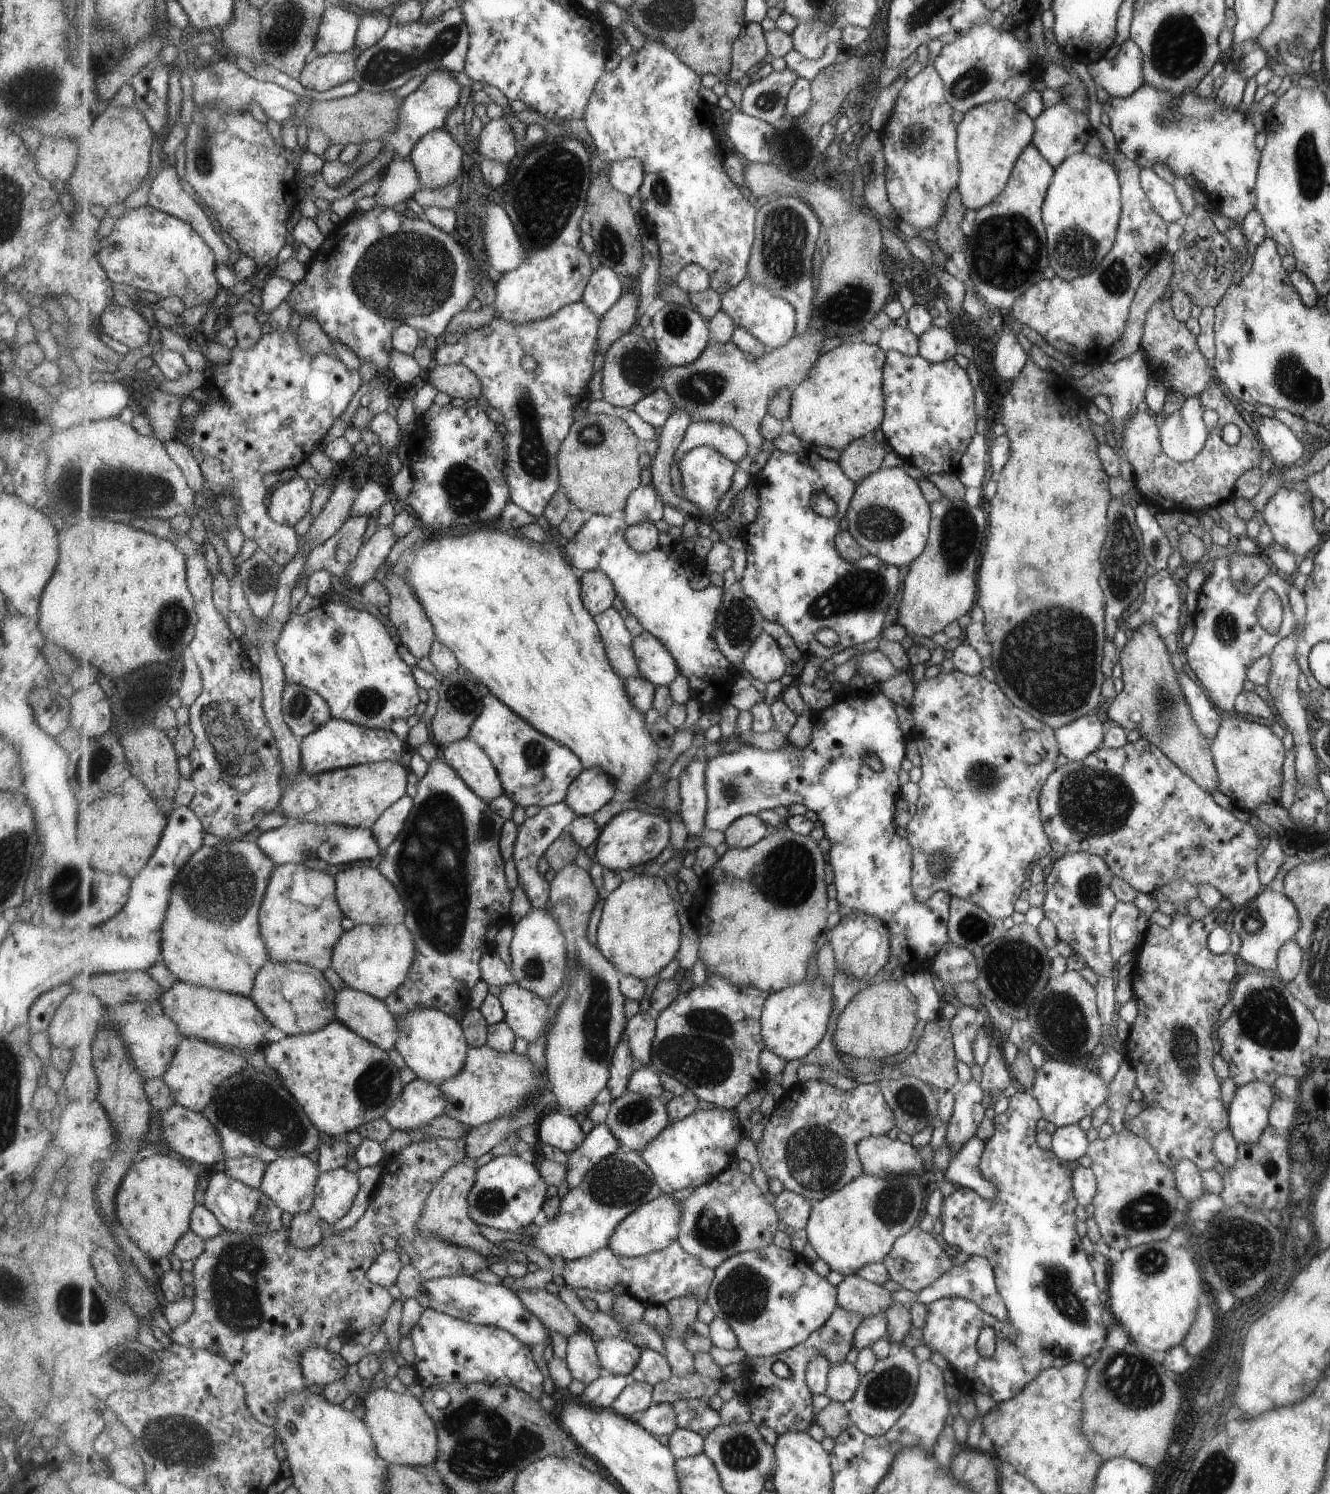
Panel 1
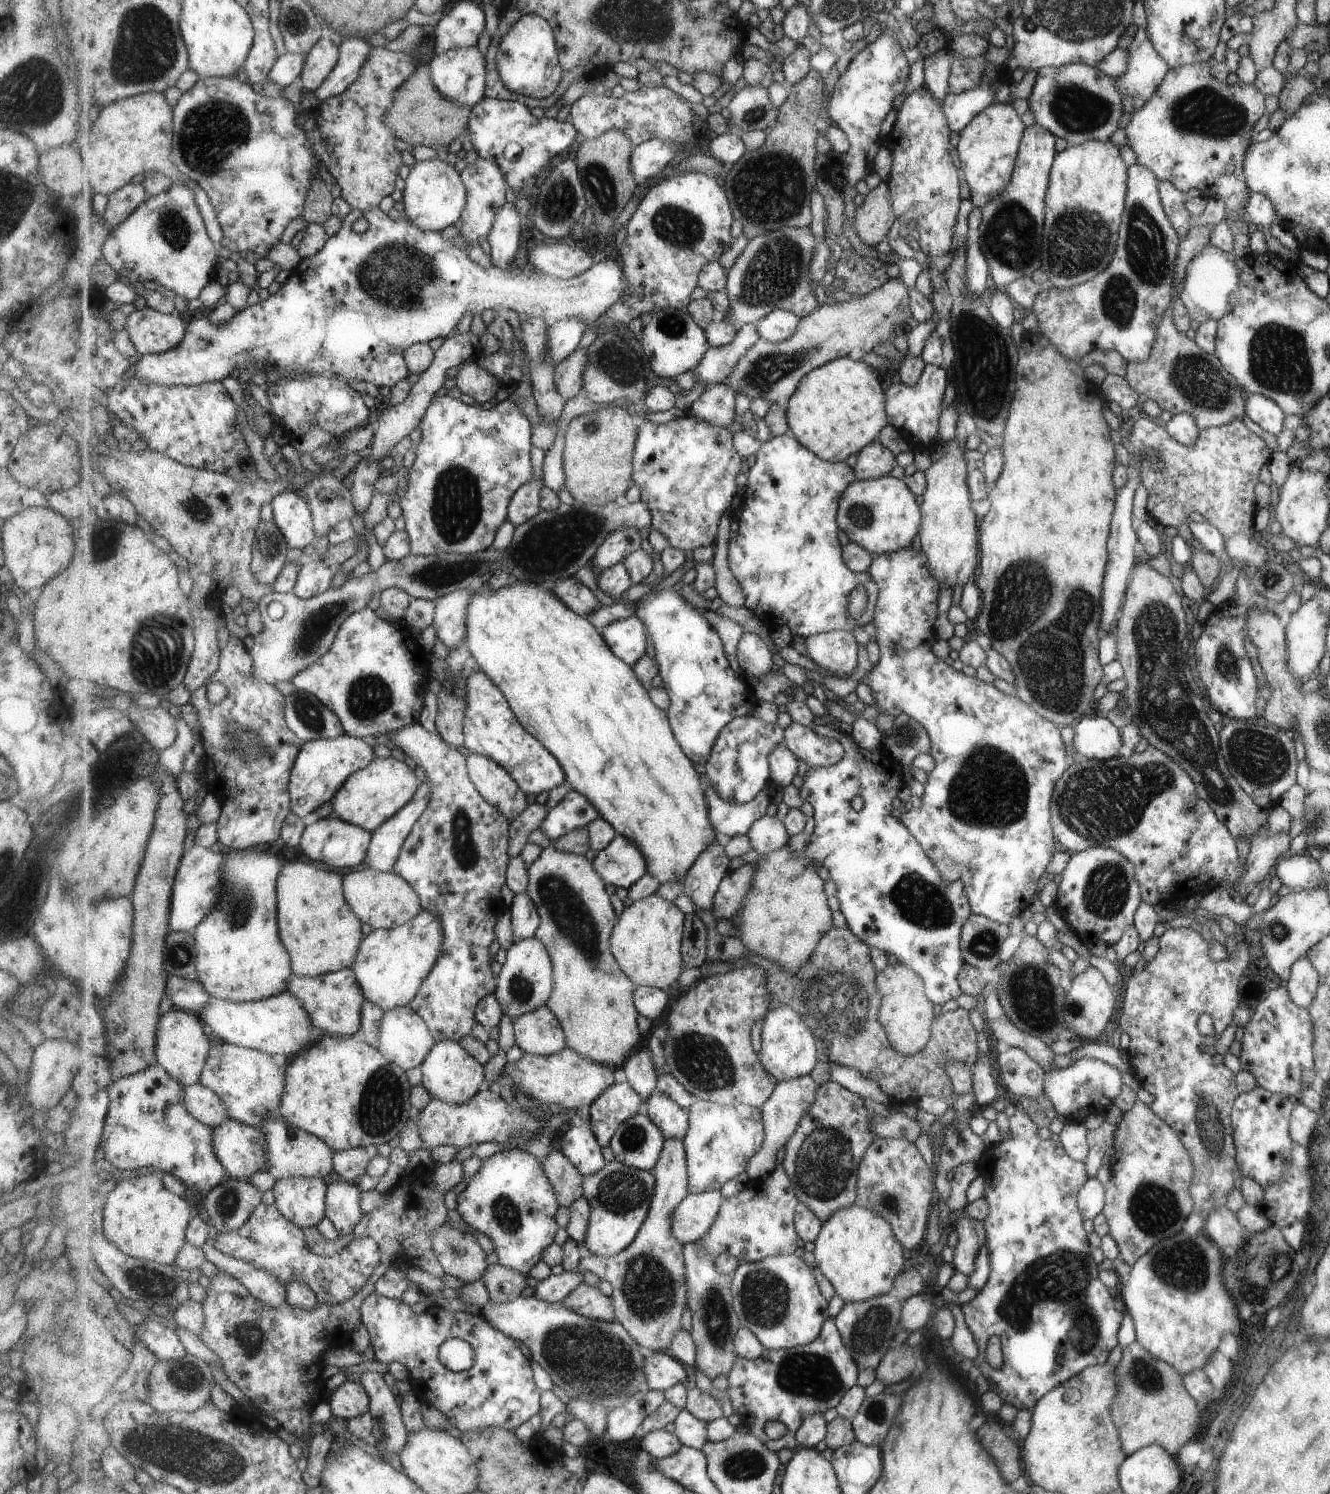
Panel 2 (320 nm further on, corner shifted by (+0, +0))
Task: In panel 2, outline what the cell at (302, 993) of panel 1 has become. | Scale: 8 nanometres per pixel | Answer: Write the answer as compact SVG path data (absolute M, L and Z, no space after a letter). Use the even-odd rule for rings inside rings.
M351 967L316 977L293 974L288 990L301 999L319 1034L353 1037L362 1027L362 1008L367 998Z

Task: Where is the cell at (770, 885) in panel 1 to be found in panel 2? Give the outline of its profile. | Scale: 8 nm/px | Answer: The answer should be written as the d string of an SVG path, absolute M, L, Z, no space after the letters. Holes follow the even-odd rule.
M785 845L763 857L755 862L757 874L734 925L741 932L739 940L749 952L777 962L781 969L797 973L834 927L825 880L817 874L816 865L791 846Z

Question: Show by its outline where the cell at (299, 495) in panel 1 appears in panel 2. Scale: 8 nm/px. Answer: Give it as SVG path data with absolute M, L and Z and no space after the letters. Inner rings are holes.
M290 491L277 494L271 502L273 520L283 531L291 548L303 550L316 540L312 506L301 495Z

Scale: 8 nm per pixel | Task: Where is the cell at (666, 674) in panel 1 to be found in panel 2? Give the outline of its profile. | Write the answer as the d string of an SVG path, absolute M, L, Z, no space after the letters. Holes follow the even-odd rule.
M635 614L608 624L601 632L612 651L632 665L645 654L645 628L645 623Z

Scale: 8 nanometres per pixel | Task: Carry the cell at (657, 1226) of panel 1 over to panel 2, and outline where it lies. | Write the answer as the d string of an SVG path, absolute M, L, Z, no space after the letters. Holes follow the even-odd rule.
M719 1189L689 1193L673 1213L673 1234L683 1243L697 1243L715 1224L724 1198Z

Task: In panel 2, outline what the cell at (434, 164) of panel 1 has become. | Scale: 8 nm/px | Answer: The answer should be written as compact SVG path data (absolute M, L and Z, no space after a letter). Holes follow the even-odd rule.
M443 155L437 159L418 161L405 179L403 190L404 215L421 230L441 232L462 217L468 190L461 172L443 161Z

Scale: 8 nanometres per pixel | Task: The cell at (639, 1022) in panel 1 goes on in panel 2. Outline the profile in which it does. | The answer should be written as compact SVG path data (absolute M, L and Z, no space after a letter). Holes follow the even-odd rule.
M647 1048L632 1054L630 1060L622 1068L626 1073L626 1080L642 1096L644 1102L658 1092L657 1074L655 1074Z

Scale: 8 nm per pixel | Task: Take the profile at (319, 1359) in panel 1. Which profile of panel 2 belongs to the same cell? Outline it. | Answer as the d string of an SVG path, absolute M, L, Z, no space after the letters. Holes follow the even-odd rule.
M346 1381L327 1400L332 1414L346 1421L369 1412L371 1404L371 1397L361 1381Z

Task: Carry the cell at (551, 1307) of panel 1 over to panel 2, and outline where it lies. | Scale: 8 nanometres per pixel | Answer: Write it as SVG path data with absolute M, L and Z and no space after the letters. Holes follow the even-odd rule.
M583 1282L563 1302L583 1316L604 1321L616 1320L613 1297L606 1295L600 1287Z

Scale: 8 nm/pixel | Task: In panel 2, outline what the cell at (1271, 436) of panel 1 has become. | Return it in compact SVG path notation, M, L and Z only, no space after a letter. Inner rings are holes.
M1249 395L1245 399L1244 412L1260 428L1276 435L1281 428L1281 409L1267 397L1263 395Z

